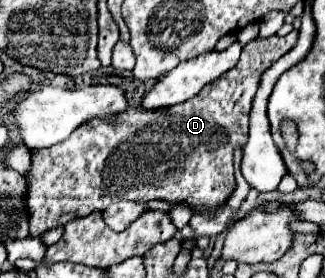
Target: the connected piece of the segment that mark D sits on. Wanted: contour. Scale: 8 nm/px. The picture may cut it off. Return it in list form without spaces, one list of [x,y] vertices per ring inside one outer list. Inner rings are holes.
[[[292,31],[286,37],[258,37],[242,49],[242,57],[234,69],[230,69],[216,83],[210,83],[210,87],[204,87],[186,103],[160,111],[128,107],[118,119],[92,119],[90,123],[82,123],[82,127],[78,127],[70,139],[56,143],[54,147],[32,149],[32,165],[24,175],[30,237],[40,237],[48,229],[66,225],[70,219],[102,211],[118,199],[136,203],[162,199],[168,203],[186,203],[190,209],[206,207],[210,211],[222,207],[236,189],[232,165],[234,149],[242,149],[248,139],[248,113],[260,85],[260,77],[274,61],[286,55],[296,41],[298,31]]]

